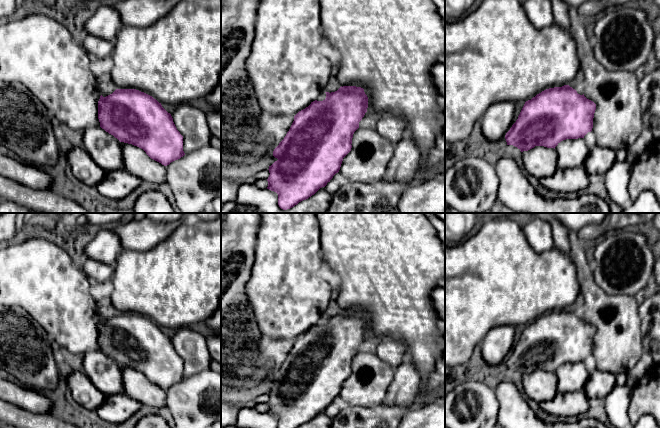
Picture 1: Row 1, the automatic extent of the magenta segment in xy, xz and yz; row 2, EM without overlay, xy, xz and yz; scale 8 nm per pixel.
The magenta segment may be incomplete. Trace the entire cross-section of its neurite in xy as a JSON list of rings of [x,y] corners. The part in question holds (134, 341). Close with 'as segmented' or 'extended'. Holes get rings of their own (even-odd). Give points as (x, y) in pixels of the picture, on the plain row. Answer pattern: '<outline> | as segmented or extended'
[[[116,313],[98,325],[100,351],[120,366],[143,373],[153,384],[164,390],[180,383],[183,375],[183,360],[177,354],[173,342],[156,323],[136,313]]] | as segmented

